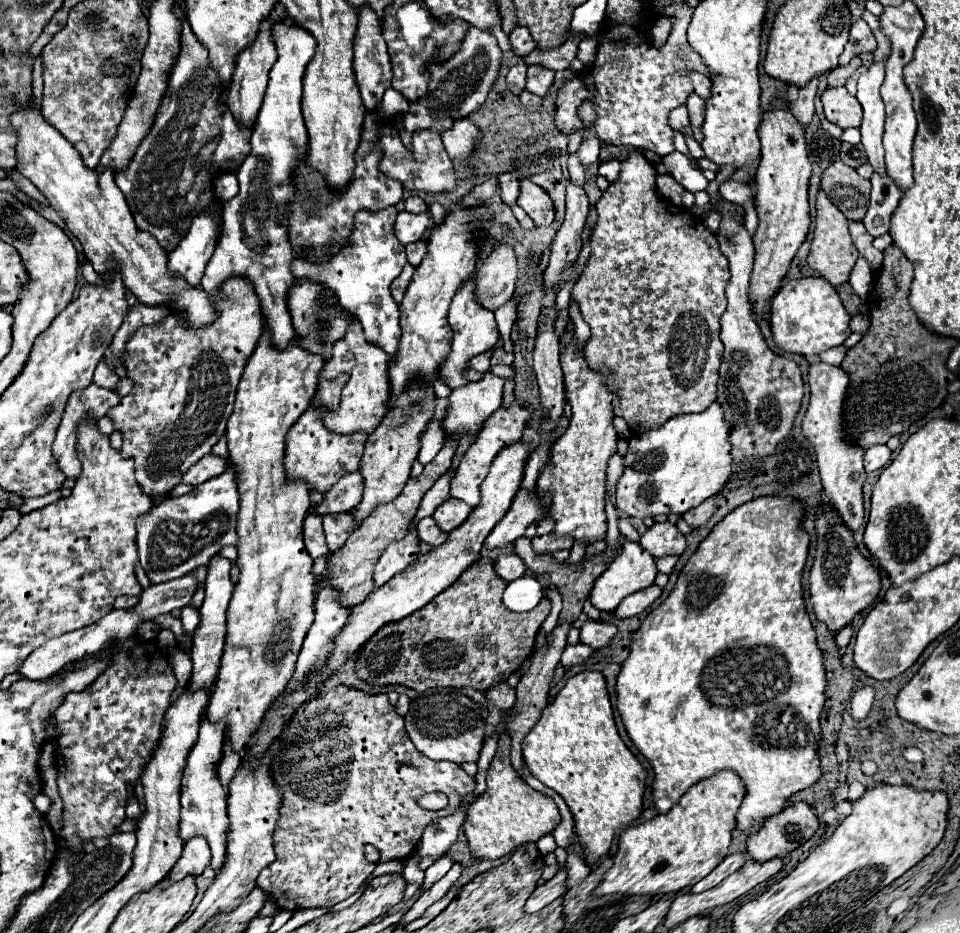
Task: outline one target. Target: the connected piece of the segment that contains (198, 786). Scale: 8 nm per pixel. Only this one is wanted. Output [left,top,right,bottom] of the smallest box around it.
[179,720,229,872]

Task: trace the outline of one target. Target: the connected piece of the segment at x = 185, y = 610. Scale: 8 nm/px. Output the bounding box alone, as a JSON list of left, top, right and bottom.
[181,604,199,636]

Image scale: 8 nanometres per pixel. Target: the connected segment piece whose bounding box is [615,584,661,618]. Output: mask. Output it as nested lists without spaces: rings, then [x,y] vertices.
[[[651,584],[649,588],[643,588],[639,592],[633,592],[629,594],[615,610],[615,614],[619,618],[631,618],[631,616],[637,616],[639,612],[643,612],[647,606],[651,606],[657,598],[661,596],[661,588]]]

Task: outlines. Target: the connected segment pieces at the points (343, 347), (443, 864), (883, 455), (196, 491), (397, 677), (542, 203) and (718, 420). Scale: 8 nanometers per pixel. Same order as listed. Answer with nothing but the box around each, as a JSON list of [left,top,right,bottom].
[[319,316,389,434],[423,854,453,890],[865,444,891,472],[137,462,239,584],[355,556,551,692],[517,180,555,226],[617,402,731,518]]

